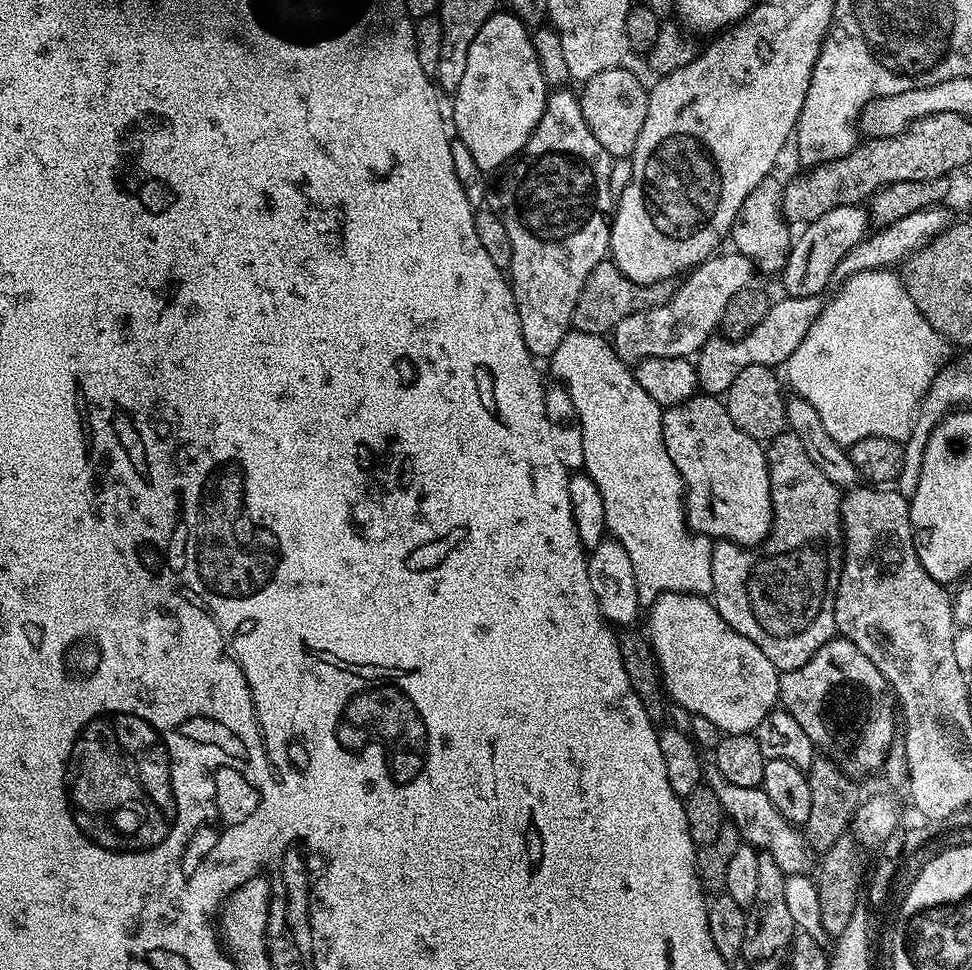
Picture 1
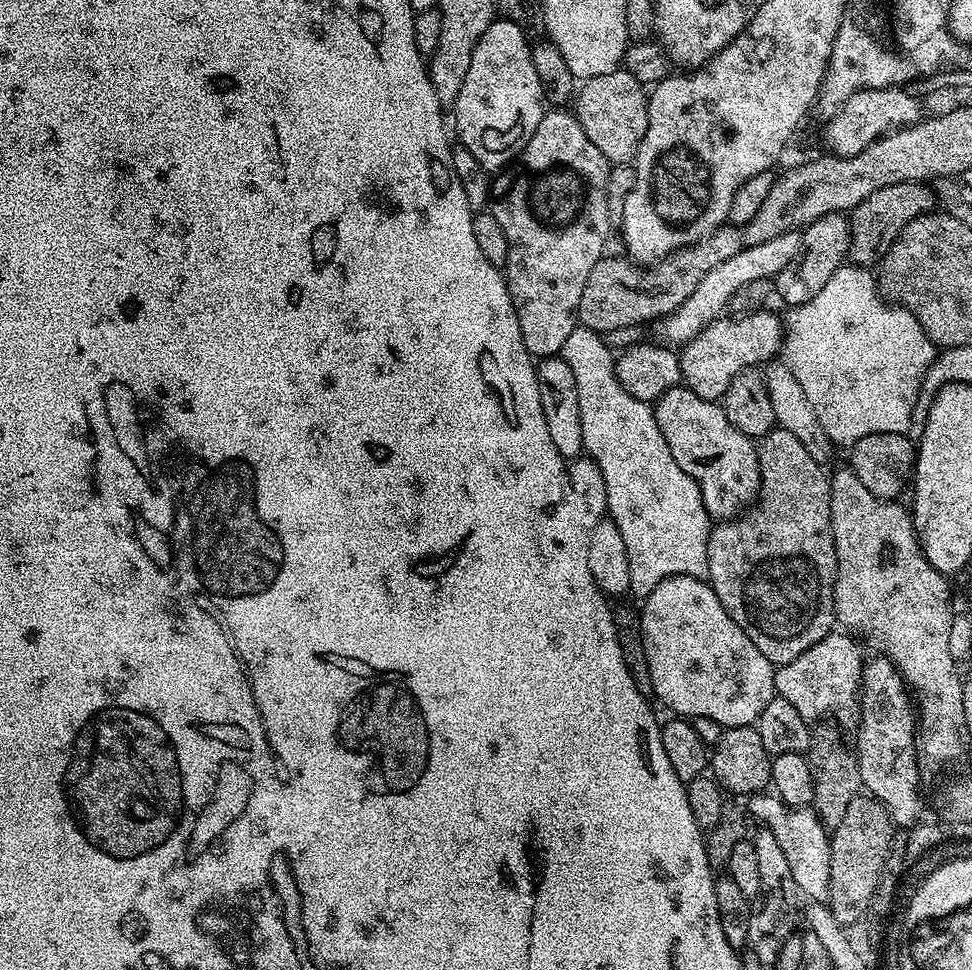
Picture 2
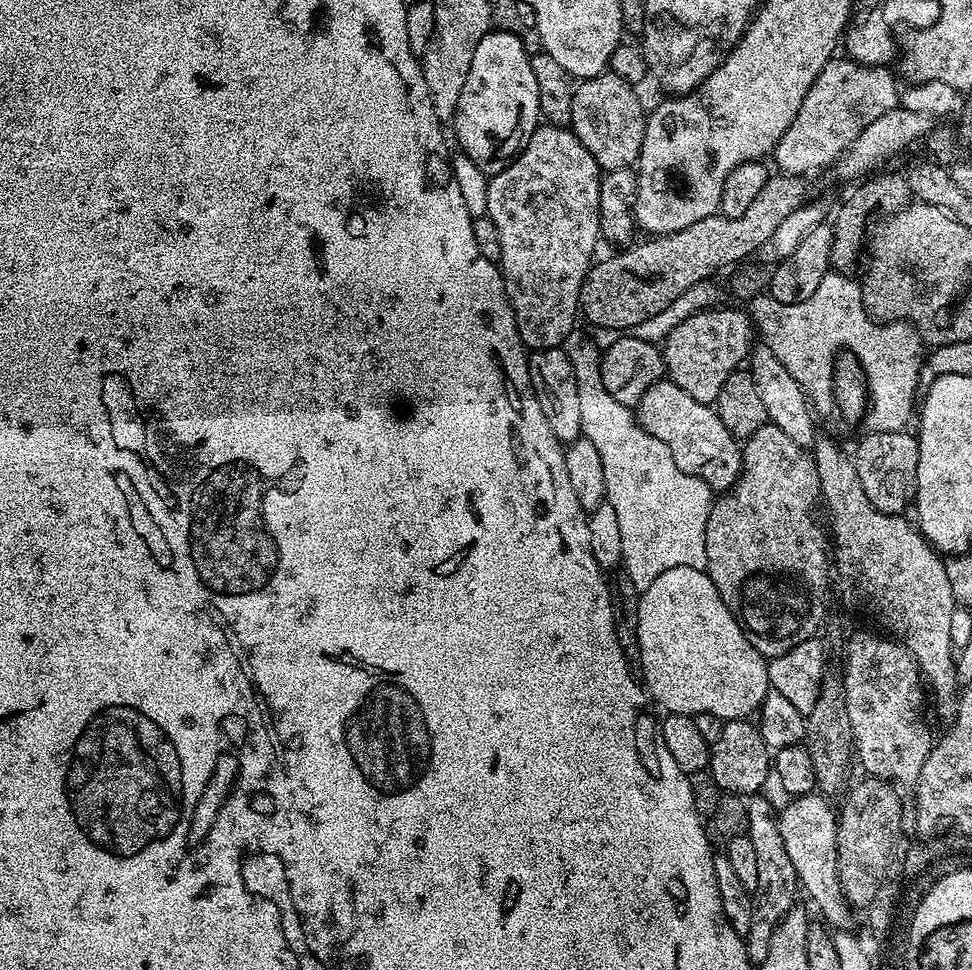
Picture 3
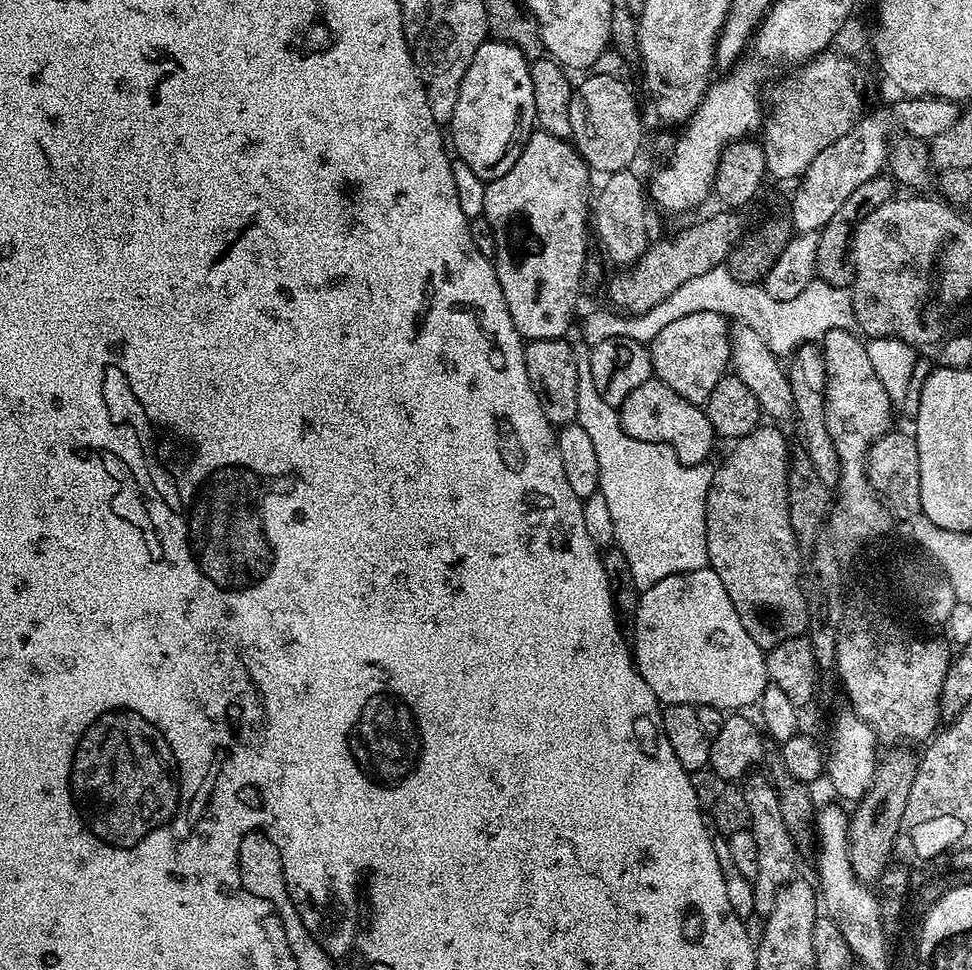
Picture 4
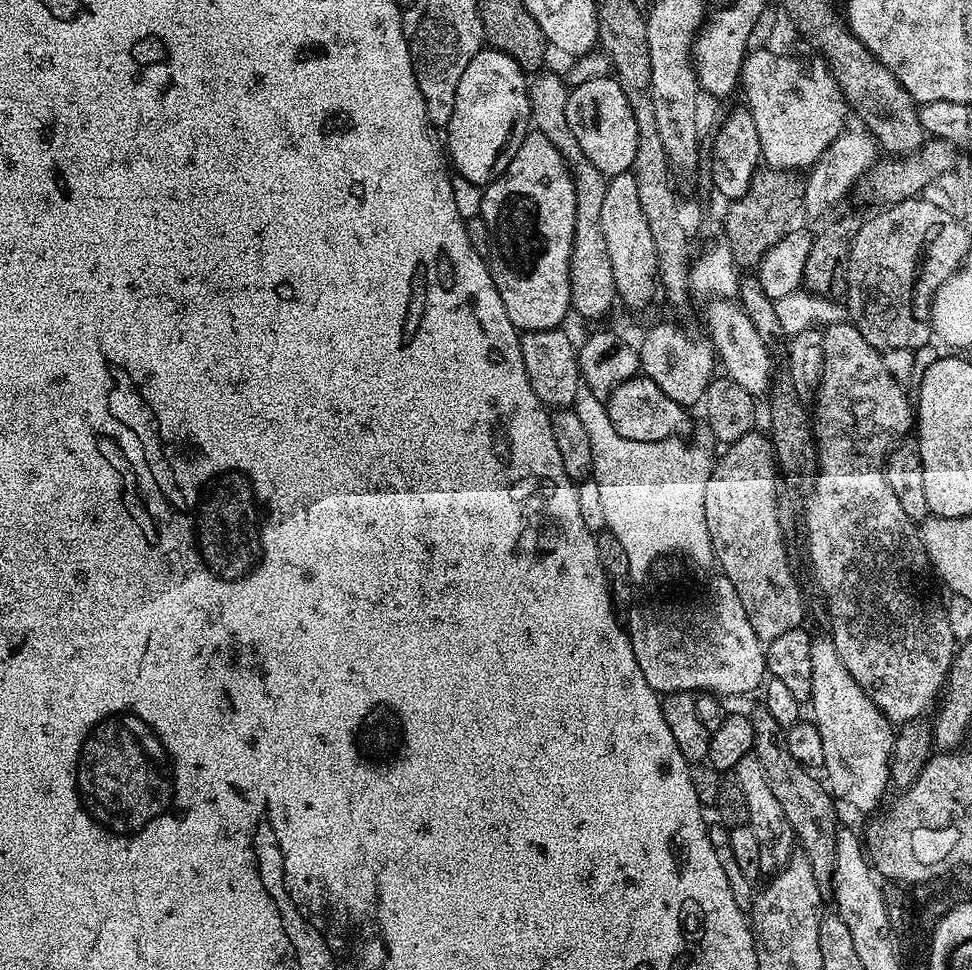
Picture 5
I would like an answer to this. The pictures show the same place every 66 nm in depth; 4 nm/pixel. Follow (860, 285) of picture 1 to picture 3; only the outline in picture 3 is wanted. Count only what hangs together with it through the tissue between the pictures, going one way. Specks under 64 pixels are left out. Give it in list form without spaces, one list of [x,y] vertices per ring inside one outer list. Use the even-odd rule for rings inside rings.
[[[829,274],[822,278],[818,290],[797,304],[783,304],[771,294],[755,296],[750,301],[750,317],[755,331],[764,335],[763,343],[790,370],[794,382],[802,386],[804,395],[817,413],[832,412],[834,397],[832,395],[832,366],[841,350],[855,354],[862,366],[864,376],[868,379],[868,398],[870,407],[866,413],[867,427],[873,432],[878,430],[904,431],[904,427],[914,416],[914,405],[918,400],[920,365],[924,363],[926,348],[920,335],[912,329],[912,325],[903,322],[877,322],[864,309],[859,283],[852,276]]]

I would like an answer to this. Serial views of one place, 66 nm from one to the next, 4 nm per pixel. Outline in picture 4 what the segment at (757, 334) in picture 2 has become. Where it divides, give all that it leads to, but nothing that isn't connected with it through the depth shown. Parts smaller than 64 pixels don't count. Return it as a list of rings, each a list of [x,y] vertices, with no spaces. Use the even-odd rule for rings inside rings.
[[[720,313],[688,314],[668,323],[650,343],[652,370],[674,394],[686,402],[707,405],[714,386],[729,371],[731,363],[731,331],[729,317]]]

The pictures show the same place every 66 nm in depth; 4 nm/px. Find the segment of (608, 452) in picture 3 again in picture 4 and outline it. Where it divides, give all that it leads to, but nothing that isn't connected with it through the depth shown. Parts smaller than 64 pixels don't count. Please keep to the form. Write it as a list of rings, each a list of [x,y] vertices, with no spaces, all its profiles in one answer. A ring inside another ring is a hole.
[[[577,351],[578,410],[575,423],[586,430],[598,453],[600,493],[610,505],[614,521],[615,547],[629,562],[633,584],[643,590],[668,575],[709,567],[706,550],[706,498],[713,469],[707,463],[686,464],[666,444],[630,438],[620,425],[617,409],[602,402],[602,394],[590,378],[588,352]]]

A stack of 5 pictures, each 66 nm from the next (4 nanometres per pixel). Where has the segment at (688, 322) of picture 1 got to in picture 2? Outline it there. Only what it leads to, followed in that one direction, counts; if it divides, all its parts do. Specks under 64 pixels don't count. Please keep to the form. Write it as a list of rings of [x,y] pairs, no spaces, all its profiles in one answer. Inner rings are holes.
[[[787,232],[770,242],[750,246],[746,250],[734,254],[734,258],[726,258],[726,262],[714,266],[713,270],[707,271],[699,280],[698,286],[694,288],[694,292],[690,294],[689,298],[686,298],[679,310],[659,321],[658,328],[660,328],[661,336],[659,339],[672,346],[686,344],[690,338],[696,337],[706,325],[721,317],[730,304],[732,296],[738,293],[742,286],[759,279],[772,280],[777,276],[790,262],[790,258],[794,258],[794,254],[798,254],[799,245],[797,233]]]

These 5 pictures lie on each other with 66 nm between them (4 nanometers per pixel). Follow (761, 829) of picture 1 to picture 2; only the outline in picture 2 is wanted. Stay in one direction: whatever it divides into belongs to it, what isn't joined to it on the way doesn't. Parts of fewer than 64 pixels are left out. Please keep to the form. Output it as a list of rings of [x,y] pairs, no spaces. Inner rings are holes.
[[[757,794],[746,800],[746,812],[753,821],[759,823],[774,834],[778,846],[782,846],[782,854],[790,866],[790,874],[794,874],[794,882],[801,893],[804,892],[812,902],[827,901],[830,890],[830,839],[829,829],[816,817],[811,807],[788,808],[774,794]]]

